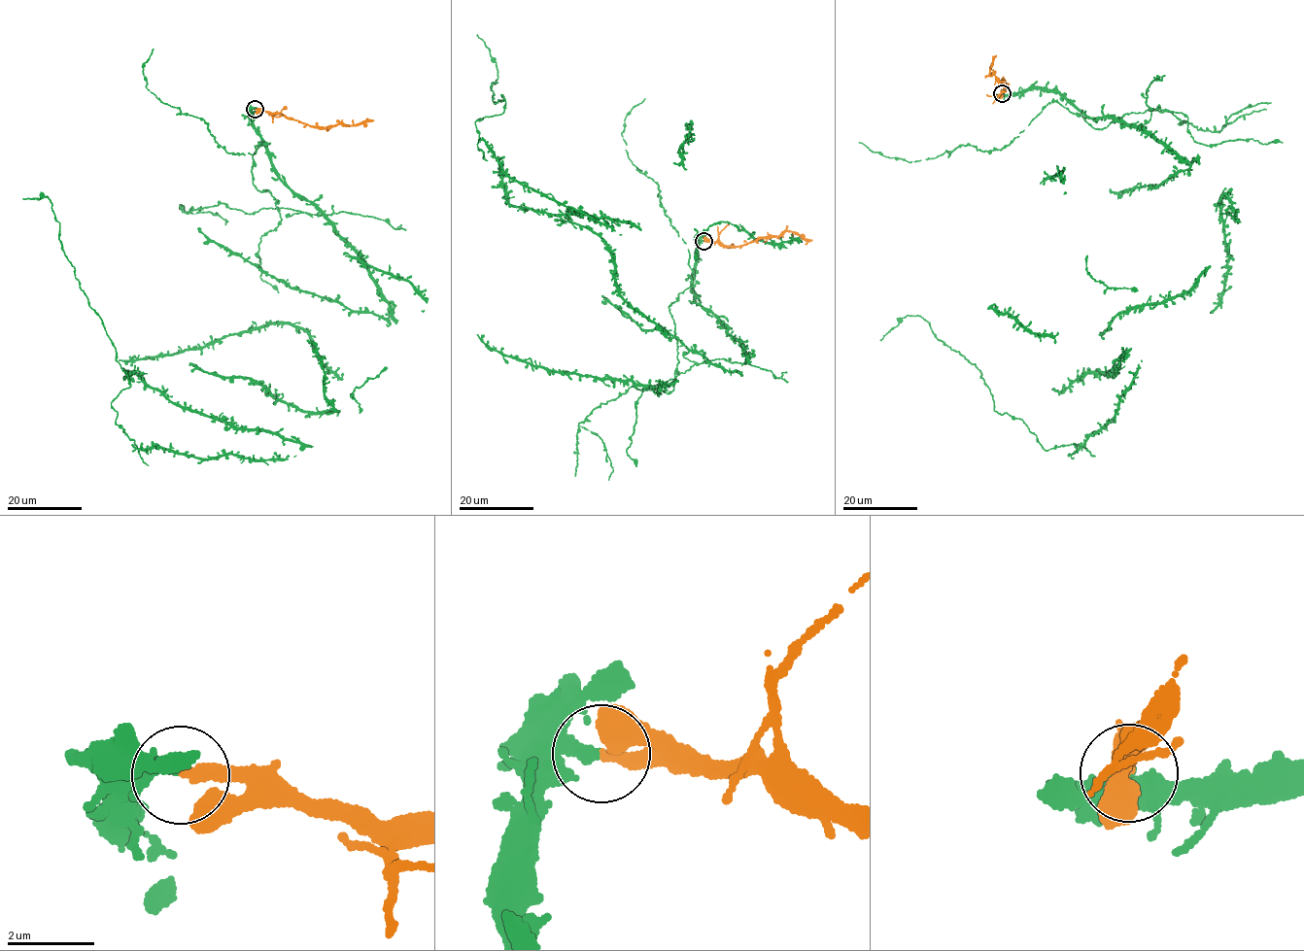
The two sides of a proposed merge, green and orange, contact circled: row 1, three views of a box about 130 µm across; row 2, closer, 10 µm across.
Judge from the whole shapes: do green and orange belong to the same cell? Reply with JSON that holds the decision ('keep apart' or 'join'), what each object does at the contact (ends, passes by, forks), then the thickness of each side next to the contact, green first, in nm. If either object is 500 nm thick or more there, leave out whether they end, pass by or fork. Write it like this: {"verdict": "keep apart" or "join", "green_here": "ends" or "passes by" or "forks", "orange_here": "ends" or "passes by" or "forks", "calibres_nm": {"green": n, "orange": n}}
{"verdict": "keep apart", "green_here": "ends", "orange_here": "ends", "calibres_nm": {"green": 260, "orange": 300}}

